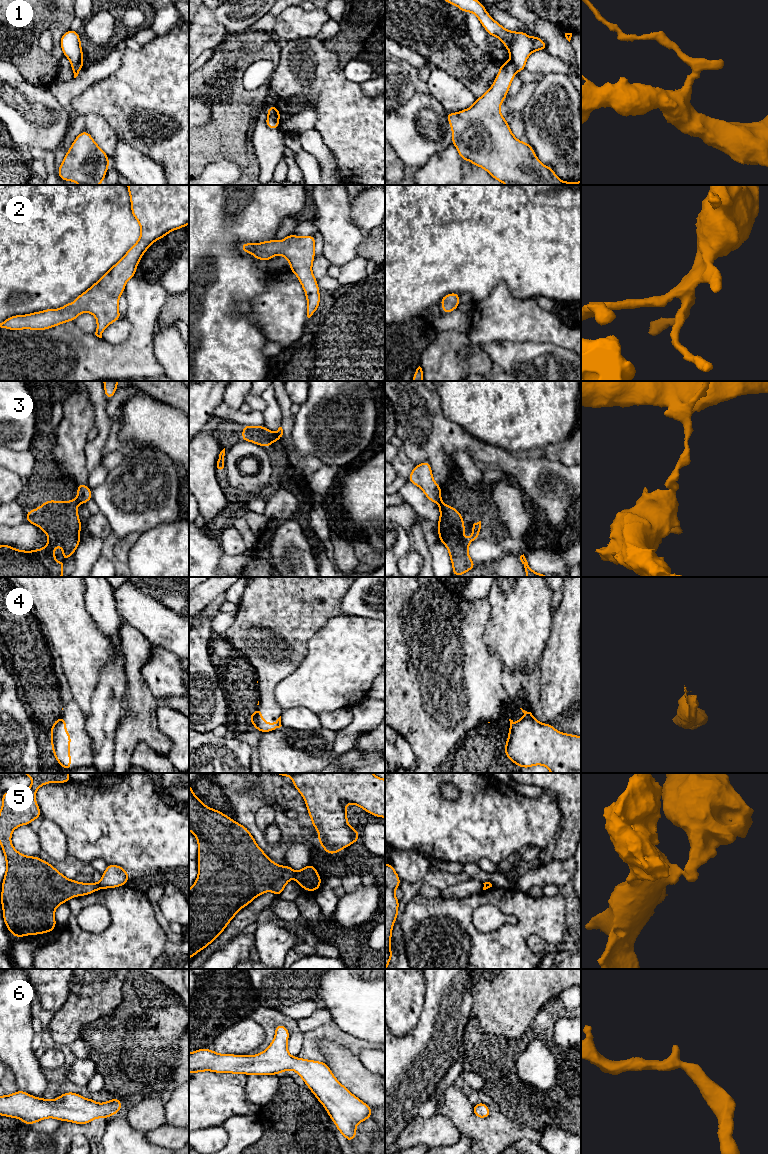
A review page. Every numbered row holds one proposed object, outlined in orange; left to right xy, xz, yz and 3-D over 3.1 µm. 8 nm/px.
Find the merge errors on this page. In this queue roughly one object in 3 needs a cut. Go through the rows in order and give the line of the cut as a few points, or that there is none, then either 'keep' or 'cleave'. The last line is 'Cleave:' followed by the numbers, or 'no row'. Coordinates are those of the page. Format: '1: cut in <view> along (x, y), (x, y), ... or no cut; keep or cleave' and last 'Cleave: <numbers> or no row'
1: cut in yz along (510, 60), (517, 71); cleave
2: no cut; keep
3: cut in xy along (77, 496), (80, 502); cleave
4: cut in xz along (255, 710), (257, 728); cleave
5: cut in xz along (295, 872), (293, 876); cleave
6: no cut; keep
Cleave: 1, 3, 4, 5

